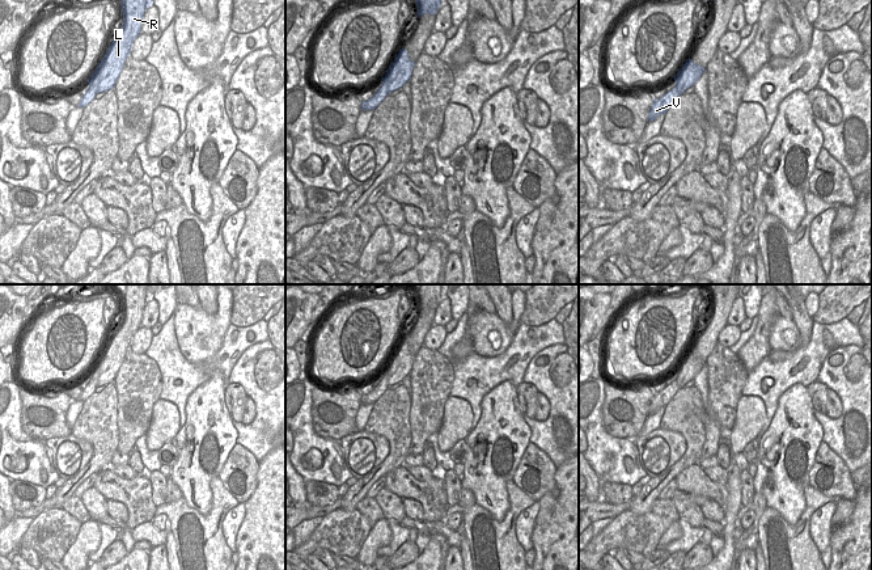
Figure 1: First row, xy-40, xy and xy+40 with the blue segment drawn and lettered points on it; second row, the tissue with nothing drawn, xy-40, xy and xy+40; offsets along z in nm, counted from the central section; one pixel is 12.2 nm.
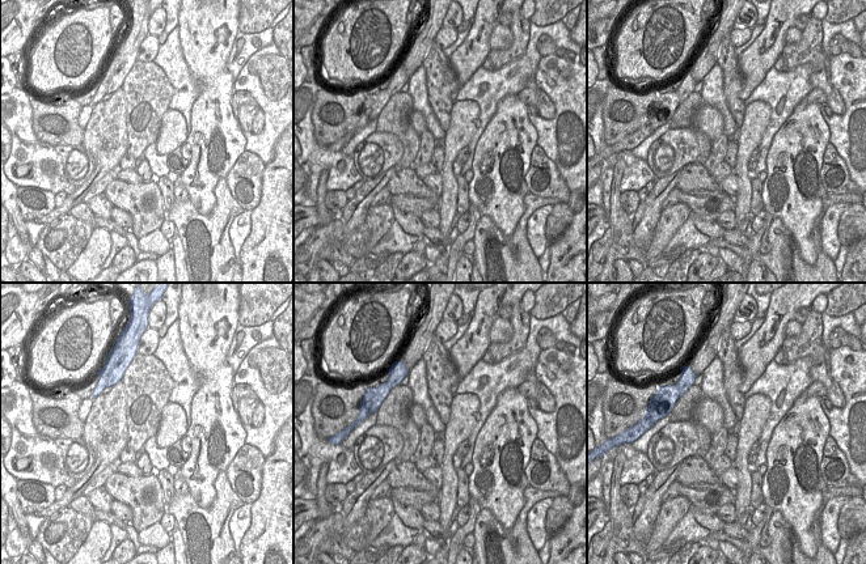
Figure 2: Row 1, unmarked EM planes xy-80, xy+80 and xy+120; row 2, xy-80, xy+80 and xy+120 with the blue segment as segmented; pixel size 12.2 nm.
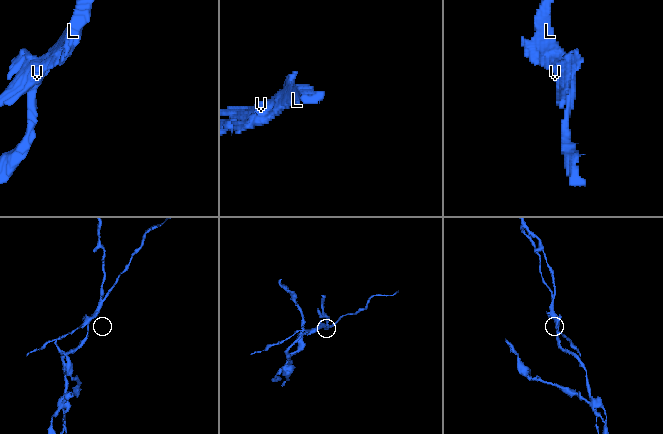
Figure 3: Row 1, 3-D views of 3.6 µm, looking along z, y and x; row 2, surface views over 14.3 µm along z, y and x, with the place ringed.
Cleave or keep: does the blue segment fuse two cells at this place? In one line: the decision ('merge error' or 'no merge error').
merge error

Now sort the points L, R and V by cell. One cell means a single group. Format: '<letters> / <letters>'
L R / V

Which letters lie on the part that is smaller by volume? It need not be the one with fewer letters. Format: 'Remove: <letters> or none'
Remove: V

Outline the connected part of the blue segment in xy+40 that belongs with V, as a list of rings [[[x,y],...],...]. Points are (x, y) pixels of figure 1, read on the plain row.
[[[674,380],[672,384],[665,387],[661,392],[659,393],[653,392],[653,397],[648,408],[648,415],[655,414],[661,408],[665,408],[678,389],[680,385],[677,380]]]

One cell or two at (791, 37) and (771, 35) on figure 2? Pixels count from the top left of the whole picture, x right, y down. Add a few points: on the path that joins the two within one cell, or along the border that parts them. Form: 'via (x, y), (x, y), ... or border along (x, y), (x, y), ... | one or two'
border along (793, 25), (786, 32), (785, 42) | two

